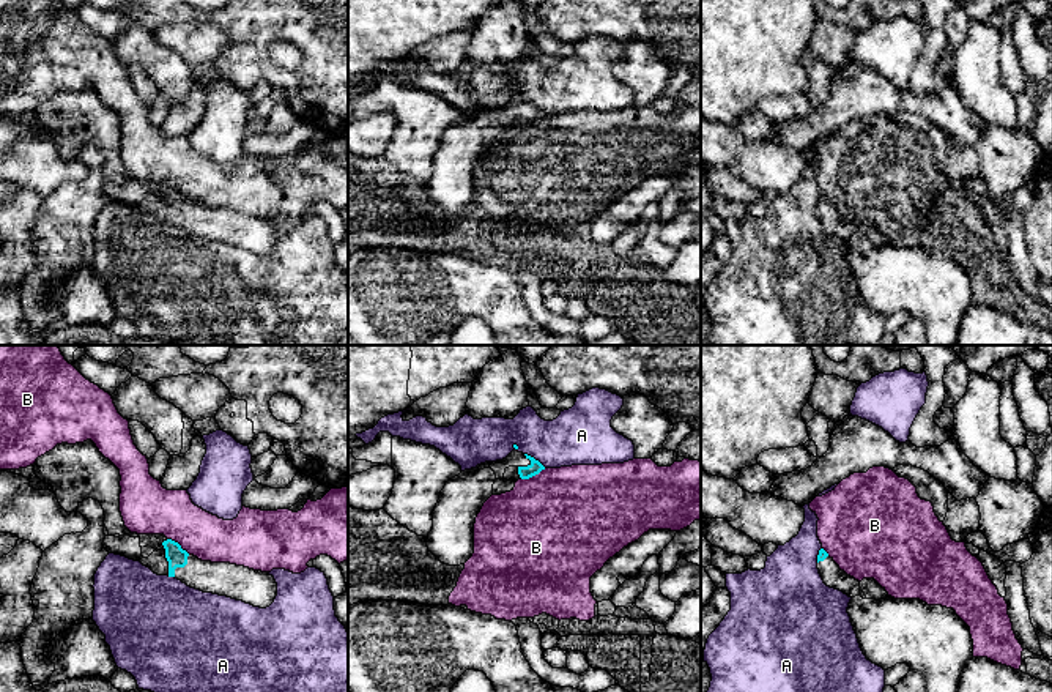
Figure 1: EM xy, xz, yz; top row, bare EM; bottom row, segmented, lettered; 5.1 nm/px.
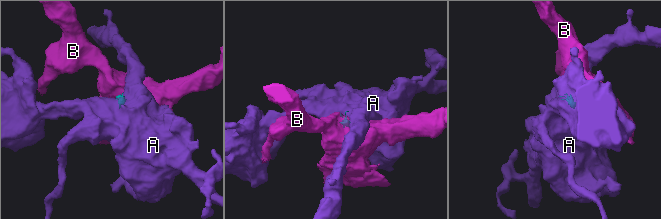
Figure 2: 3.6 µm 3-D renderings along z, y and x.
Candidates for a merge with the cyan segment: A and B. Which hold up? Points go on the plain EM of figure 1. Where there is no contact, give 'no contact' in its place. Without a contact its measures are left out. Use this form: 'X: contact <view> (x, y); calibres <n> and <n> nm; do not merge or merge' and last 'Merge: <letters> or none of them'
A: contact xz (534, 106); calibres 70 and 280 nm; do not merge
B: contact xy (178, 191); calibres 100 and 280 nm; do not merge
Merge: none of them

